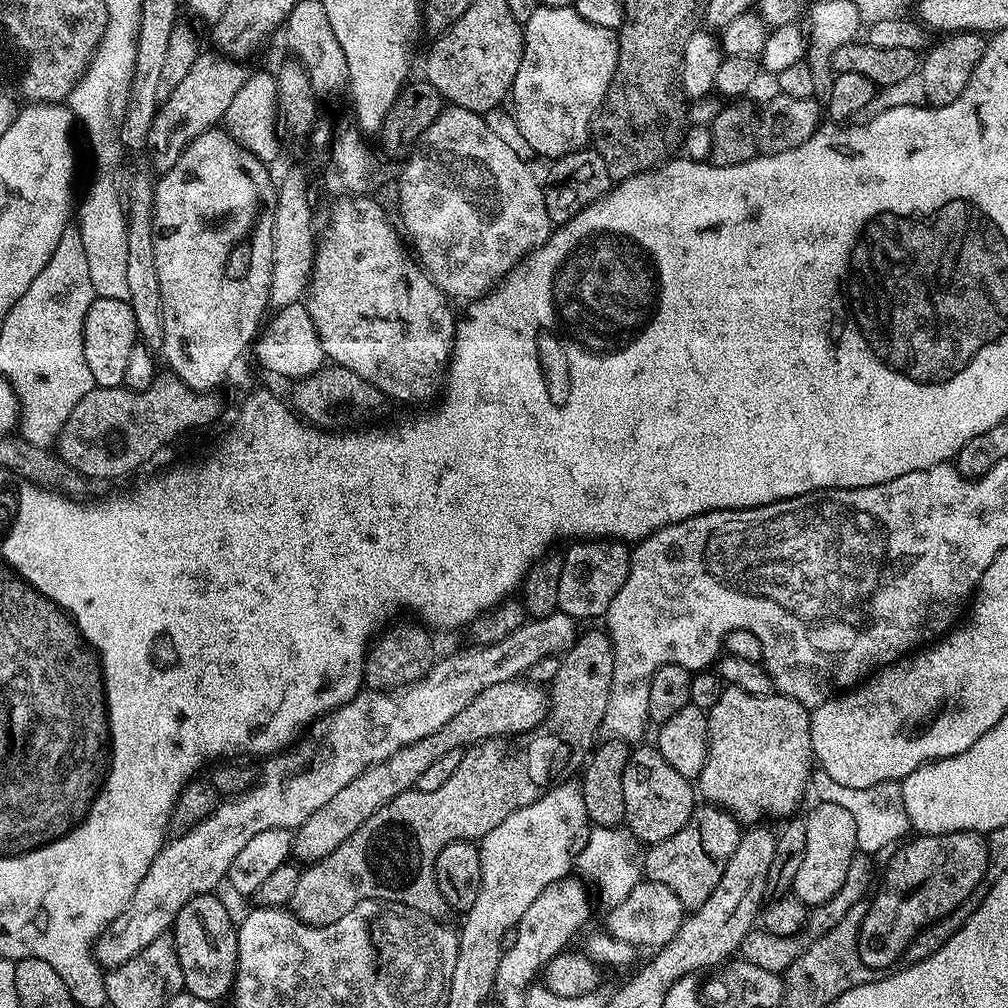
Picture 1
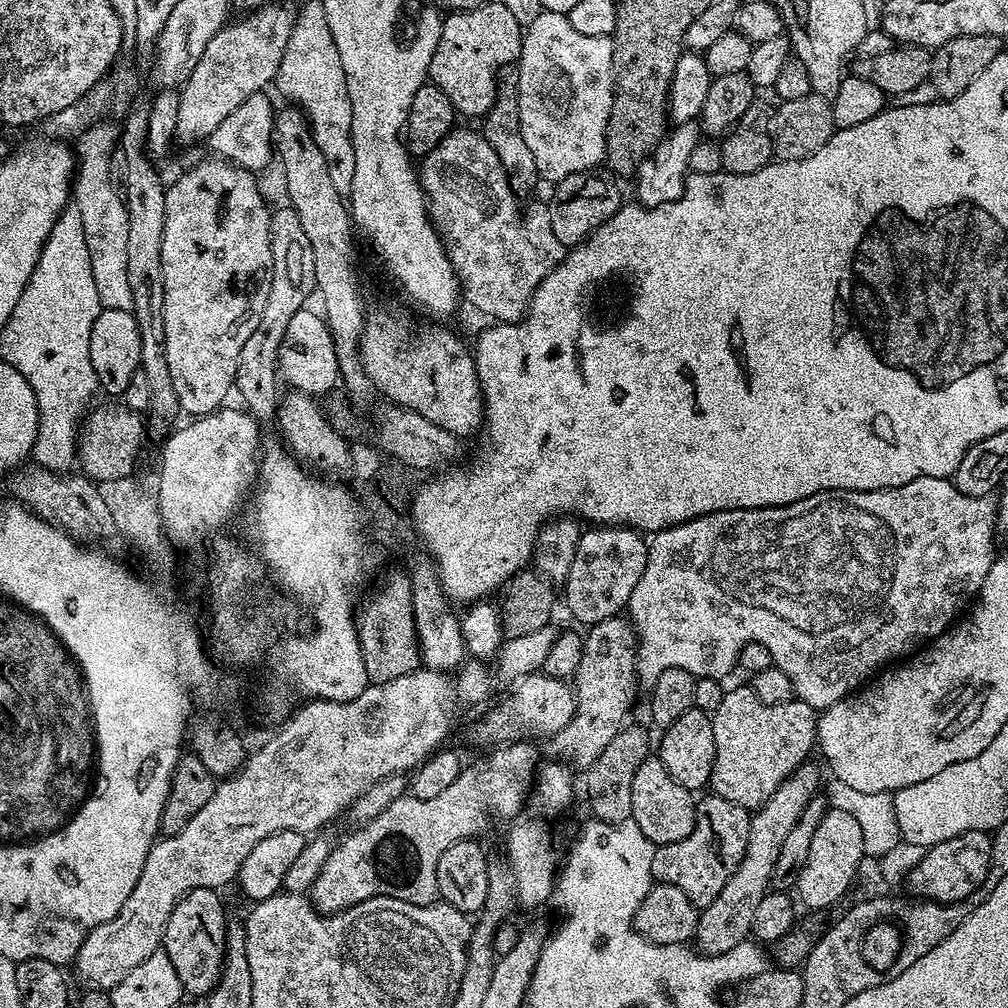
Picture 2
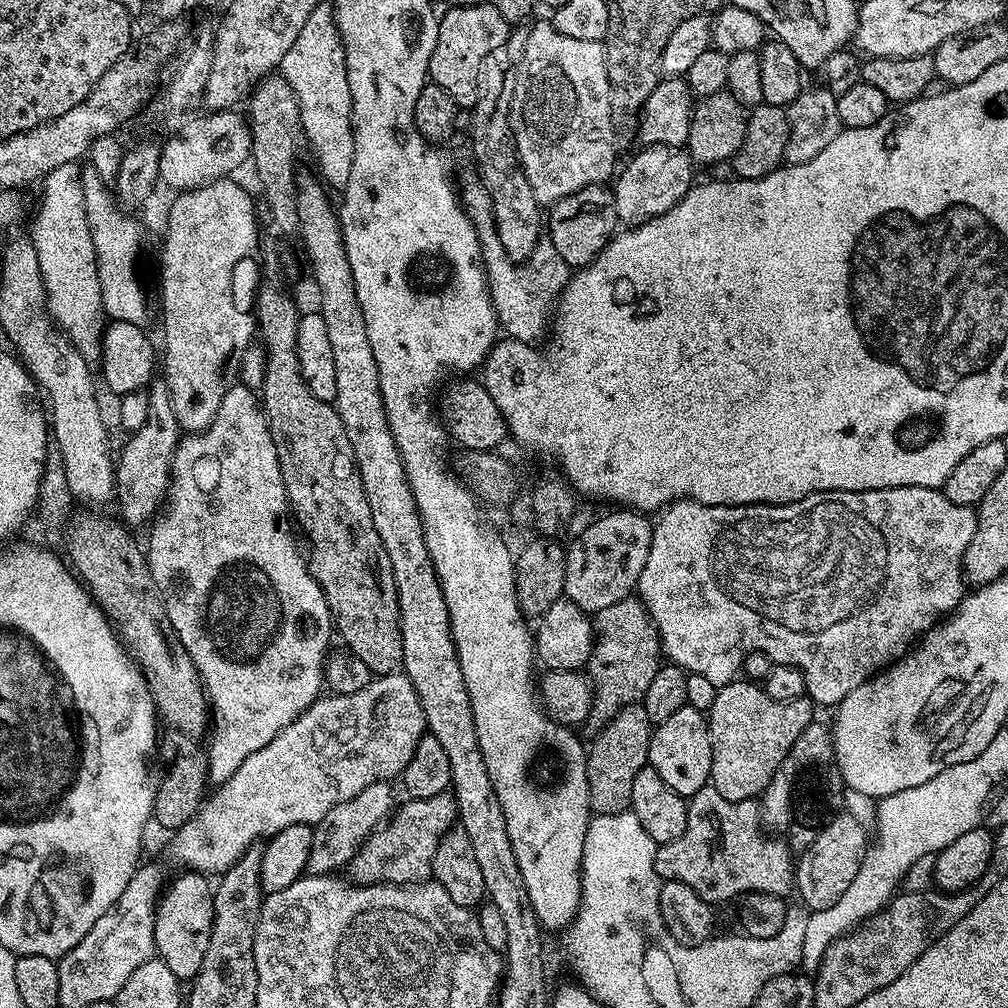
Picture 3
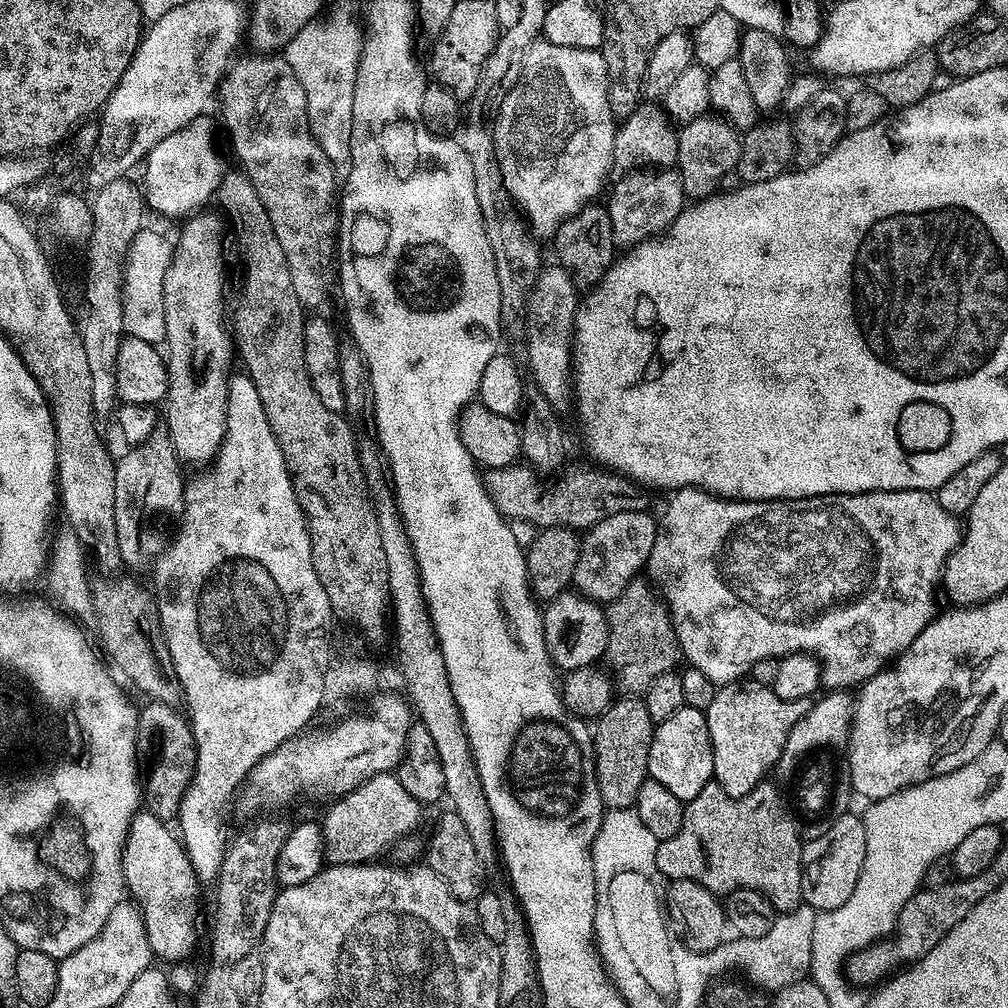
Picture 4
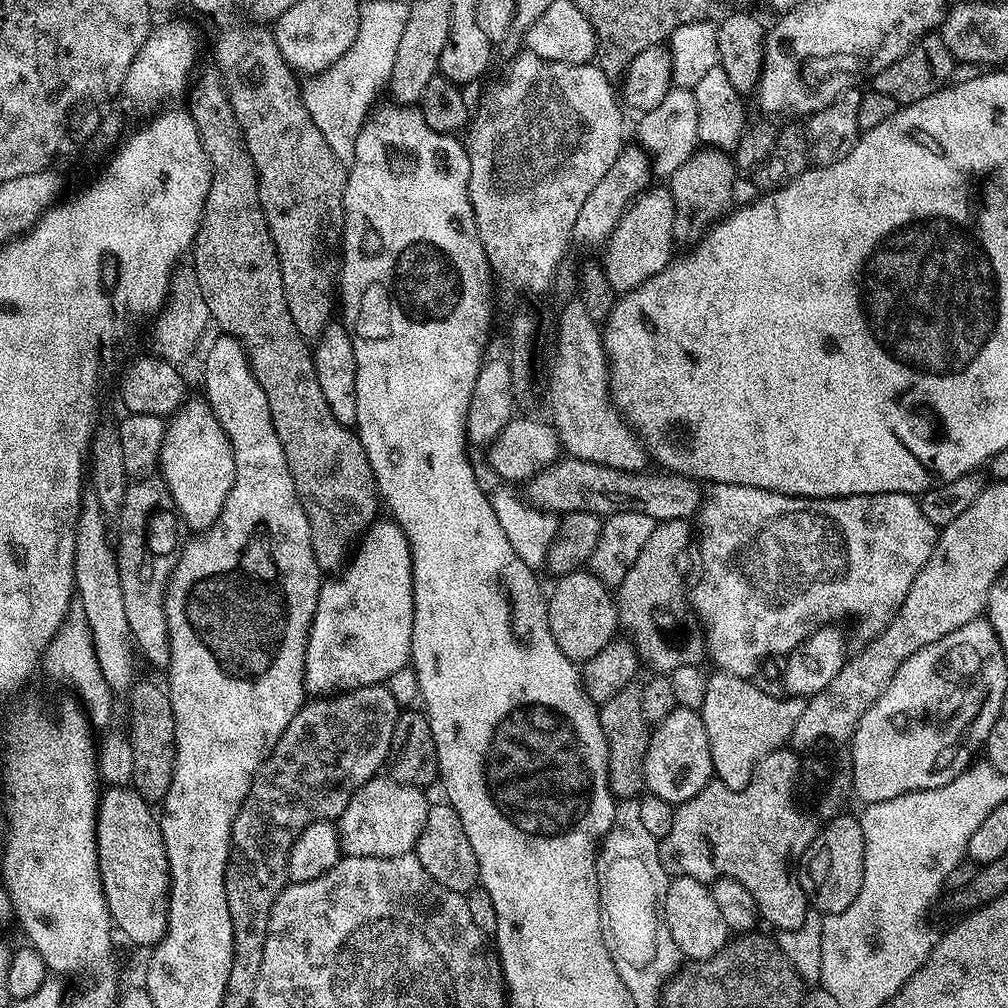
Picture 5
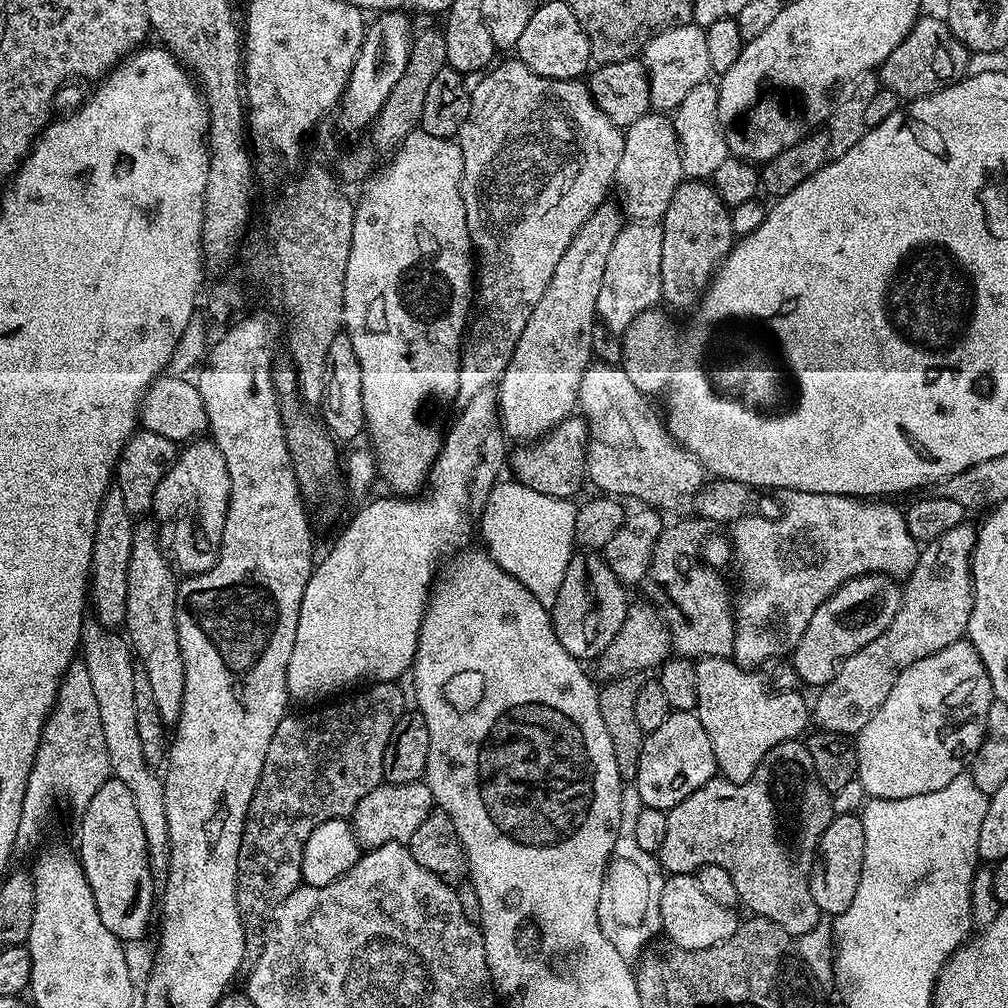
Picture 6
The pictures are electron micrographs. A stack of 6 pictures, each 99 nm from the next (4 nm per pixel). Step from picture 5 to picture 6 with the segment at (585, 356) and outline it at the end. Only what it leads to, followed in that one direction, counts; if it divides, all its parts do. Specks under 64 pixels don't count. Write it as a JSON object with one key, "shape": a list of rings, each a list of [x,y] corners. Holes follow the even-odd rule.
{"shape":[[[599,362],[589,364],[588,369],[582,374],[582,380],[578,386],[576,403],[578,405],[579,415],[583,416],[584,421],[588,424],[588,462],[586,465],[586,476],[590,484],[596,487],[596,490],[613,498],[625,498],[624,496],[629,496],[632,500],[640,500],[636,502],[639,502],[641,505],[657,509],[664,514],[669,514],[668,512],[680,512],[687,504],[689,507],[690,501],[706,483],[706,469],[694,454],[690,454],[668,433],[668,425],[662,419],[661,413],[657,409],[656,412],[652,409],[653,401],[645,396],[643,392],[640,392],[638,386],[634,386],[634,382],[630,382],[630,374],[627,367],[614,364],[601,364]]]}

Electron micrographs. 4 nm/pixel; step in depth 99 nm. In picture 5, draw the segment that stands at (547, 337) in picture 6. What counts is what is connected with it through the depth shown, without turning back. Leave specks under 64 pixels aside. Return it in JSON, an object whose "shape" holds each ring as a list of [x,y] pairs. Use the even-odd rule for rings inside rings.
{"shape":[[[626,146],[618,154],[614,166],[610,166],[610,170],[606,170],[602,182],[598,182],[598,186],[594,186],[594,190],[590,190],[590,198],[586,198],[585,204],[582,205],[582,211],[574,222],[572,244],[576,246],[581,244],[584,248],[598,247],[597,249],[607,245],[618,222],[622,222],[628,207],[641,192],[653,183],[653,180],[652,162],[648,159],[648,153],[639,146],[633,146],[633,148]]]}

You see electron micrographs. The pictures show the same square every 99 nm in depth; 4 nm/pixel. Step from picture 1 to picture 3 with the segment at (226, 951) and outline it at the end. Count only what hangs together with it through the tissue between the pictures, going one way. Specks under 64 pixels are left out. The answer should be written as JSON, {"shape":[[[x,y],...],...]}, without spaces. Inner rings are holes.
{"shape":[[[187,871],[168,890],[156,905],[156,921],[154,922],[154,942],[156,956],[174,970],[174,974],[182,982],[191,982],[202,970],[202,962],[206,958],[206,946],[210,946],[210,934],[214,926],[214,891],[207,875]]]}

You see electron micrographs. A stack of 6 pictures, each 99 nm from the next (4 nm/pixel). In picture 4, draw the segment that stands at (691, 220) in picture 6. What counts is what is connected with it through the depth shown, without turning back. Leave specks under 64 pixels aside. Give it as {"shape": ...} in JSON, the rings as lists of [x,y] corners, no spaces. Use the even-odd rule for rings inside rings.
{"shape":[[[705,114],[683,125],[679,129],[678,158],[676,168],[684,187],[684,195],[689,201],[701,202],[721,191],[724,179],[735,173],[740,161],[742,136],[727,120],[716,114]]]}

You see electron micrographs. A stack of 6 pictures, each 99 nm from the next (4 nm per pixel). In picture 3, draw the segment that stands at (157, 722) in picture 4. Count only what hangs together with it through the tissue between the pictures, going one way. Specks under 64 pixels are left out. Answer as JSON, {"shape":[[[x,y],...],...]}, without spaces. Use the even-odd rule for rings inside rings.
{"shape":[[[175,730],[165,731],[159,741],[158,748],[168,759],[168,769],[164,772],[164,777],[159,777],[156,785],[156,797],[152,814],[155,823],[160,823],[162,827],[175,830],[190,822],[193,816],[200,811],[200,806],[206,800],[204,787],[209,787],[208,779],[208,758],[203,747],[200,748],[195,739],[190,736],[183,736],[181,732]]]}

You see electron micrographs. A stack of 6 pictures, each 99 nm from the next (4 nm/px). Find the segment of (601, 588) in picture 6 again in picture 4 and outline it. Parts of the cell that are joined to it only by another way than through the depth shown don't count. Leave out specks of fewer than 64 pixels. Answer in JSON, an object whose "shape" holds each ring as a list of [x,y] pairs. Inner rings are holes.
{"shape":[[[569,590],[547,601],[543,613],[546,650],[557,669],[570,673],[582,666],[596,664],[599,656],[607,653],[608,618],[605,609],[597,601]]]}

